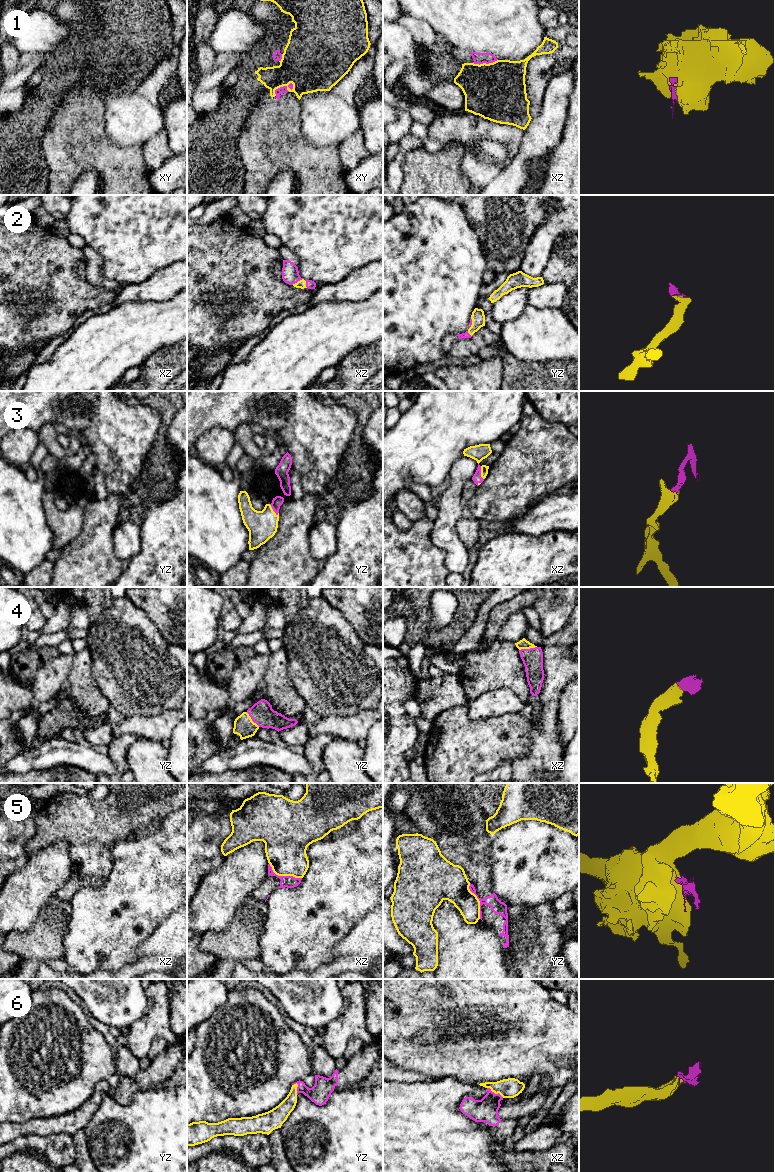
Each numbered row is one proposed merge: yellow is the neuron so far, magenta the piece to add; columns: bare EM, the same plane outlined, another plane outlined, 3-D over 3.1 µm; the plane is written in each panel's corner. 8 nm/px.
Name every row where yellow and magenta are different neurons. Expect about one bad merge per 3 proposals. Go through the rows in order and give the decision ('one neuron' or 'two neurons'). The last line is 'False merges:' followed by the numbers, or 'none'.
1: two neurons
2: one neuron
3: one neuron
4: one neuron
5: two neurons
6: one neuron
False merges: 1, 5

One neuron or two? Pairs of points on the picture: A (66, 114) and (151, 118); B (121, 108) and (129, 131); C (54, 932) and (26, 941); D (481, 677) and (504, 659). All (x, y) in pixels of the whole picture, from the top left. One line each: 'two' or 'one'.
A: two
B: one
C: one
D: one

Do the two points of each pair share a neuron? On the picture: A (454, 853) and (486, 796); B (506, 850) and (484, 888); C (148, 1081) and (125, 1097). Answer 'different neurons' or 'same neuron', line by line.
A: same neuron
B: different neurons
C: same neuron

